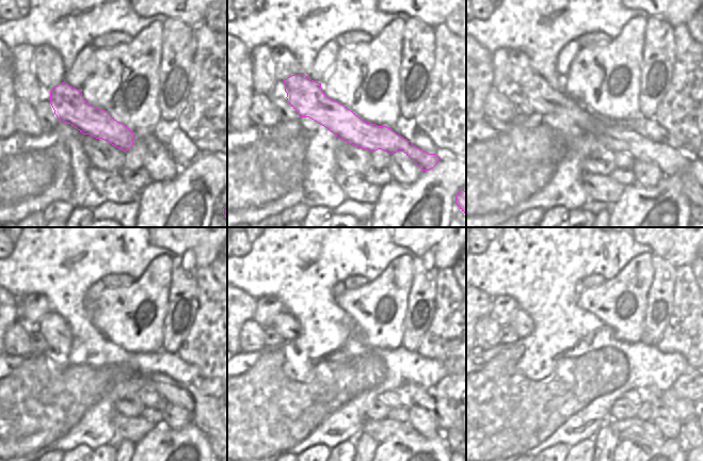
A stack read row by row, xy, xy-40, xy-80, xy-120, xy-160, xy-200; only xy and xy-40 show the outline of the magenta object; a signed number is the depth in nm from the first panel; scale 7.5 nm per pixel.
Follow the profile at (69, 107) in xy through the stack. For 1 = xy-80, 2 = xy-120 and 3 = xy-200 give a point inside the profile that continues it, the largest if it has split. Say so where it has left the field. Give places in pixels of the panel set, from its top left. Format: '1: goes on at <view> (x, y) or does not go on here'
1: goes on at xy-80 (543, 98)
2: goes on at xy-120 (205, 411)
3: goes on at xy-200 (683, 409)

